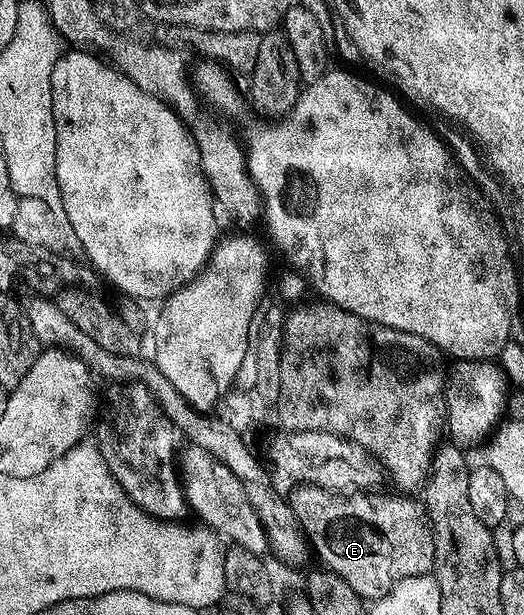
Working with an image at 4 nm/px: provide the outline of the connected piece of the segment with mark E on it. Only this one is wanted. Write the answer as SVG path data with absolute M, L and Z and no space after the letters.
M303 483L295 486L290 497L292 513L310 546L311 552L321 557L323 564L336 573L362 598L375 599L386 595L394 583L410 579L414 575L432 573L436 556L434 555L434 535L428 514L424 512L419 500L411 501L411 496L383 497L380 491L340 492Z

